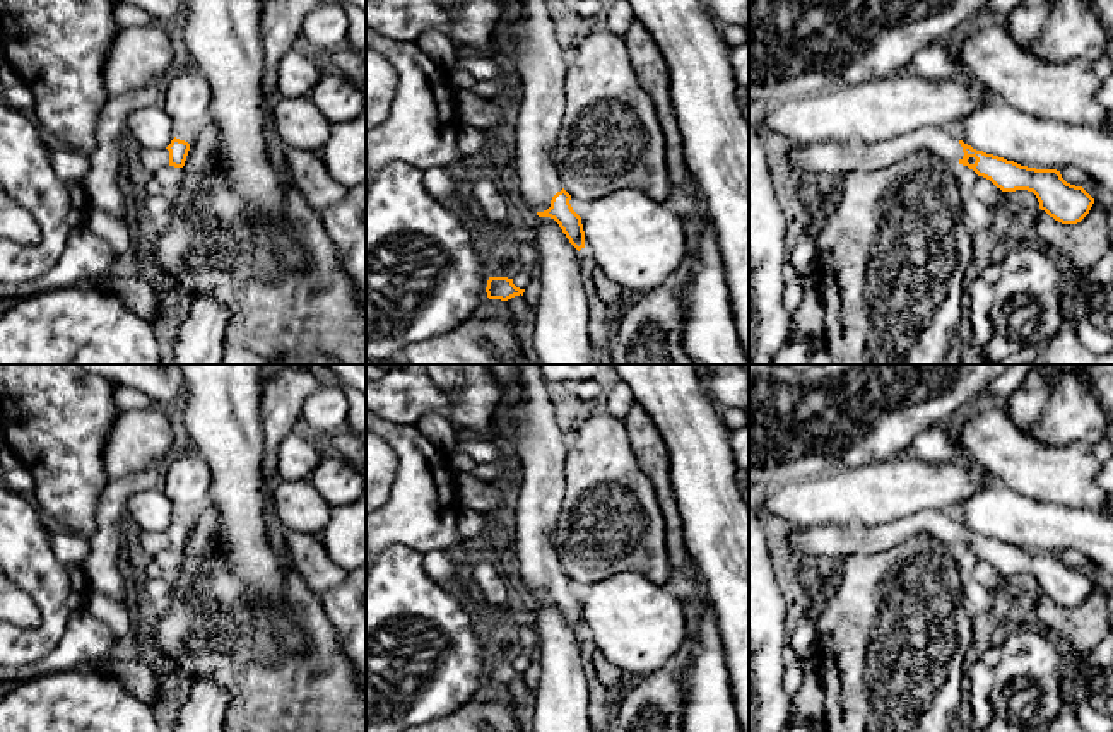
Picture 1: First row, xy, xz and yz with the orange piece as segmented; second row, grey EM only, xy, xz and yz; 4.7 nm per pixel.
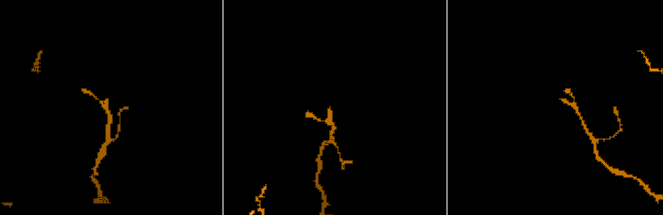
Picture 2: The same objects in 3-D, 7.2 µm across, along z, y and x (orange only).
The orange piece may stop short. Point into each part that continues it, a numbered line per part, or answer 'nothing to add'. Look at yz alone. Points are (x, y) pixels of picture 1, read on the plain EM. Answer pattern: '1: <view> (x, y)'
1: yz (835, 543)

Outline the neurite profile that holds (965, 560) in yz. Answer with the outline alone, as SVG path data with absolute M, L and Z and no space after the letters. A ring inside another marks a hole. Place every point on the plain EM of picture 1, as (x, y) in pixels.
M952 547L952 558L954 558L954 561L959 568L959 575L963 578L971 576L978 558L973 552L969 552L968 549L963 549L963 547Z

